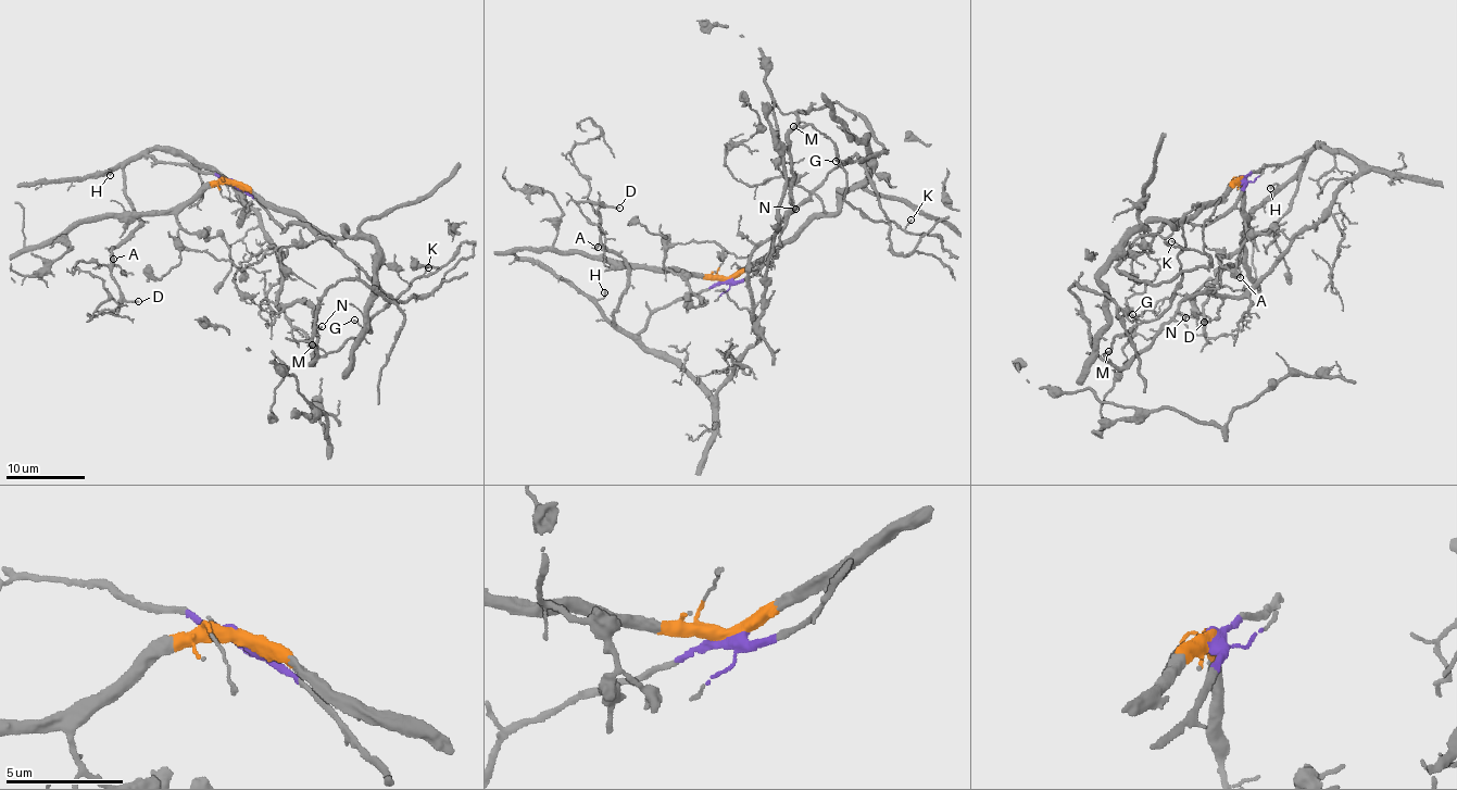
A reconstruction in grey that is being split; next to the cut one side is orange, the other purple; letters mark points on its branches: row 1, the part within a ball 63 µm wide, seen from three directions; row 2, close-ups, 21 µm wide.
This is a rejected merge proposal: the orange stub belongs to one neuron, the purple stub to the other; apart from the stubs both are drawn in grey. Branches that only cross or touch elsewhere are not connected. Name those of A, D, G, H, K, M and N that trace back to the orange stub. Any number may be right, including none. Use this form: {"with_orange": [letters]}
{"with_orange": []}

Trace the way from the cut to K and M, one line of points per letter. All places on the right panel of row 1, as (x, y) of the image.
K: (1243, 178), (1322, 142), (1359, 167), (1244, 292), (1181, 302), (1114, 366), (1115, 337), (1170, 302), (1171, 241)
M: (1243, 178), (1322, 142), (1359, 167), (1244, 292), (1181, 302), (1125, 365), (1108, 352)

